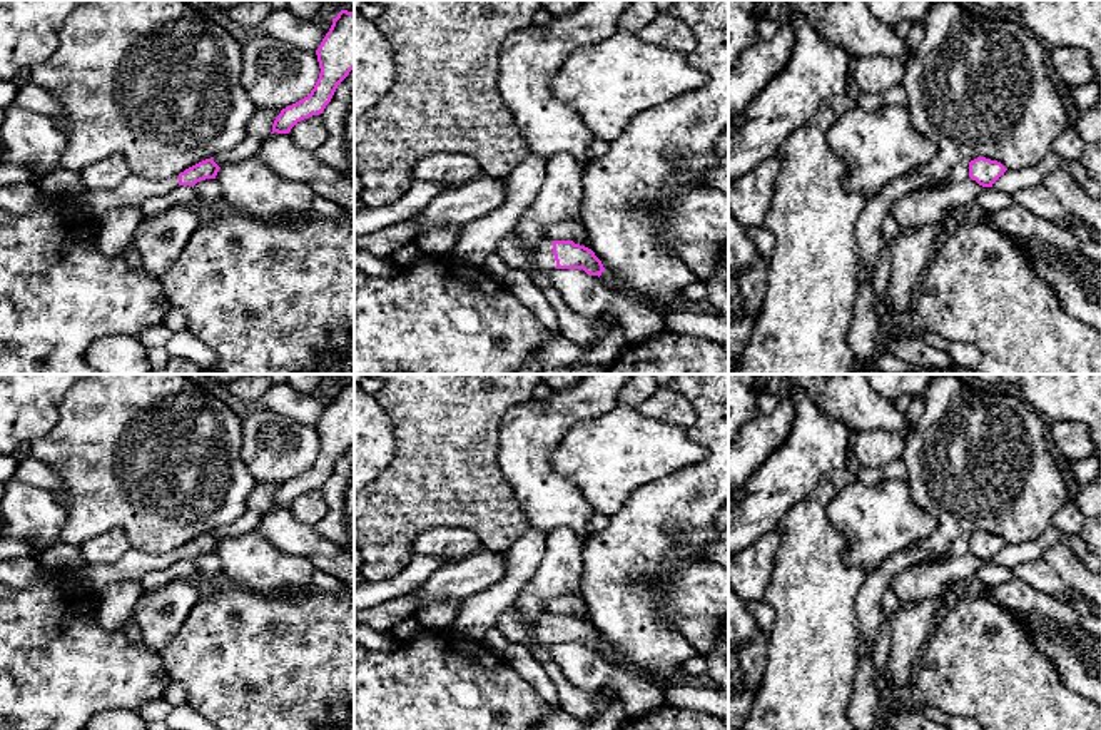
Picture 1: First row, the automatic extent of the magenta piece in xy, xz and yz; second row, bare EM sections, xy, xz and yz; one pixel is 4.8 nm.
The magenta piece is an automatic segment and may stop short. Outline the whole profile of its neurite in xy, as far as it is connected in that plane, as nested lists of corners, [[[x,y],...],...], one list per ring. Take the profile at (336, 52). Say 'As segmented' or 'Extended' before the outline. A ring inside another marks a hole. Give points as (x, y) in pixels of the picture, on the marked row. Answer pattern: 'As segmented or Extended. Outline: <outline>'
As segmented. Outline: [[[341,10],[332,18],[316,55],[321,74],[314,89],[302,100],[281,110],[271,134],[289,134],[297,122],[319,115],[331,102],[337,85],[354,68],[354,12]]]

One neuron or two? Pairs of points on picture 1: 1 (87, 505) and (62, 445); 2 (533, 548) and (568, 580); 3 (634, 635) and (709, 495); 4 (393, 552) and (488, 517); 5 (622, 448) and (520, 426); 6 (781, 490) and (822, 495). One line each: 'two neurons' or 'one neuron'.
1: one neuron
2: two neurons
3: one neuron
4: one neuron
5: two neurons
6: two neurons

